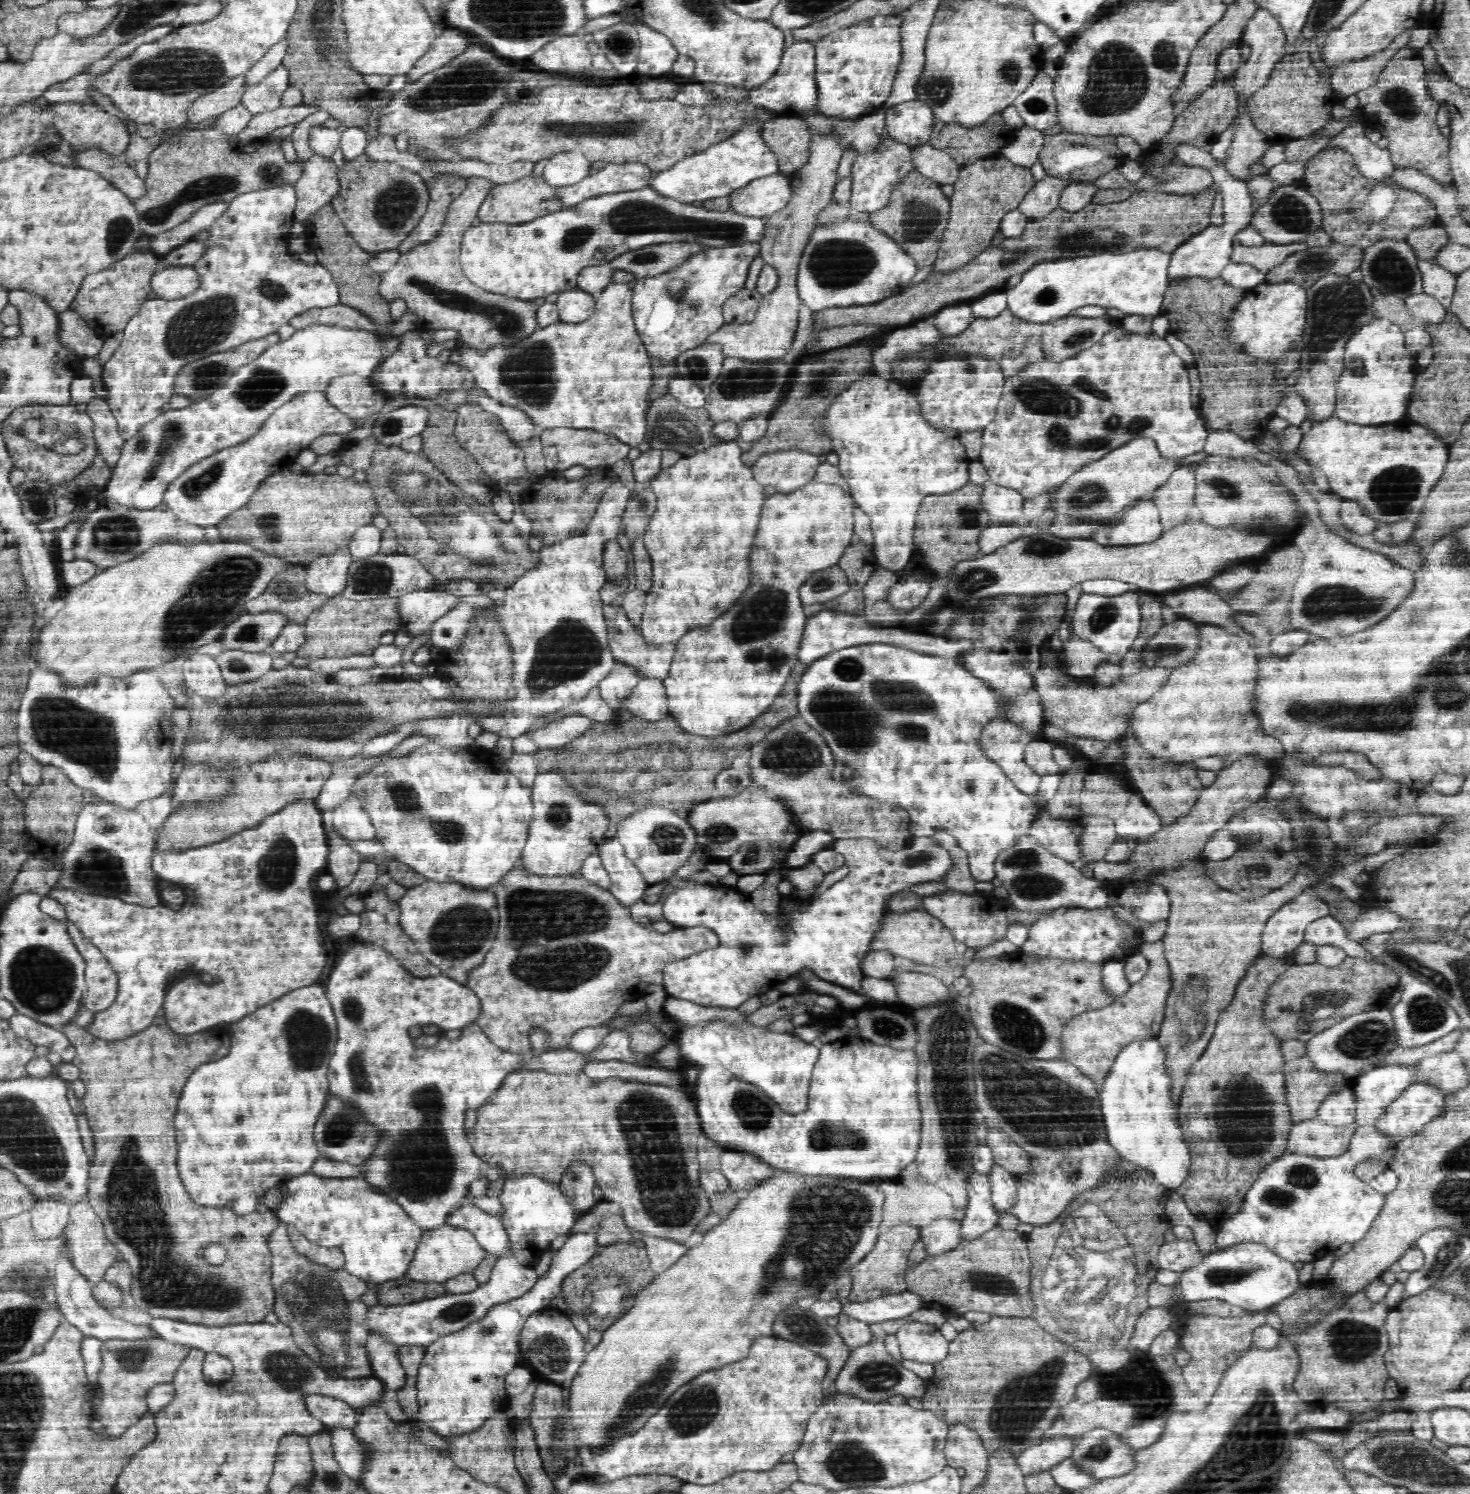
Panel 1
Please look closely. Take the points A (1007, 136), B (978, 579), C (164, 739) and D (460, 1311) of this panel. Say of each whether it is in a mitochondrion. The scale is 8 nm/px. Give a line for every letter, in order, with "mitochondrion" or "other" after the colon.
A: other
B: mitochondrion
C: other
D: mitochondrion

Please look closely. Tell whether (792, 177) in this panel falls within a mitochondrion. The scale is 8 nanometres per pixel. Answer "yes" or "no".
no

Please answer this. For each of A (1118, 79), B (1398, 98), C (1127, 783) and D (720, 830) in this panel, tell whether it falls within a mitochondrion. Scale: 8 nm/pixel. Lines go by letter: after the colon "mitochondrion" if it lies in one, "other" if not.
A: mitochondrion
B: mitochondrion
C: other
D: mitochondrion

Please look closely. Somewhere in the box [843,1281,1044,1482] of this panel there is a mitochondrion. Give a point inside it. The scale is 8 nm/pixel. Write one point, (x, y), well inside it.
(879, 1377)

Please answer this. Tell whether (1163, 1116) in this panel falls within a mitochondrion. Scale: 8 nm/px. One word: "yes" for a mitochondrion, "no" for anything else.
no

